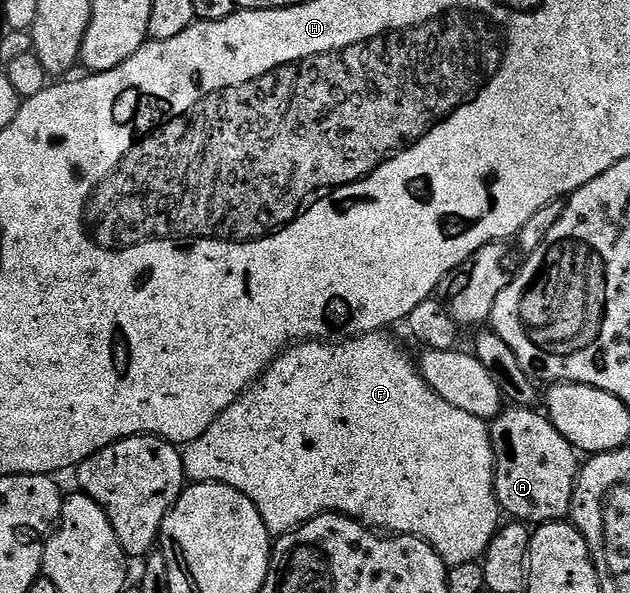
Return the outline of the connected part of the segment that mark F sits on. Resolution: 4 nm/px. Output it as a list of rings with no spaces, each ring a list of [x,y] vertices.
[[[378,333],[375,335],[359,335],[356,337],[346,338],[344,341],[298,341],[285,348],[267,370],[265,374],[237,400],[236,403],[230,405],[227,410],[220,415],[214,423],[207,429],[207,433],[203,433],[203,437],[199,437],[194,443],[188,444],[184,448],[183,458],[185,460],[185,477],[186,480],[195,483],[222,483],[223,485],[231,485],[235,489],[239,489],[239,493],[243,493],[247,497],[251,497],[251,501],[255,505],[255,509],[259,509],[259,517],[263,517],[263,525],[267,525],[270,536],[280,537],[293,530],[294,527],[301,527],[307,521],[311,521],[320,515],[336,513],[339,515],[349,515],[373,529],[380,529],[385,533],[393,535],[410,535],[416,539],[421,539],[427,545],[431,545],[435,549],[435,553],[439,553],[439,557],[444,561],[446,567],[454,567],[455,565],[467,565],[468,563],[476,563],[484,556],[485,550],[489,547],[489,542],[493,536],[497,534],[497,528],[503,519],[503,512],[500,505],[497,504],[497,497],[493,493],[493,442],[489,436],[490,424],[486,420],[479,417],[471,417],[471,413],[463,413],[463,409],[455,409],[455,405],[450,405],[448,401],[443,401],[443,397],[439,397],[439,393],[435,393],[435,389],[431,389],[431,385],[427,385],[427,381],[421,376],[418,364],[409,360],[409,355],[396,343],[393,339],[388,339],[388,334]]]

